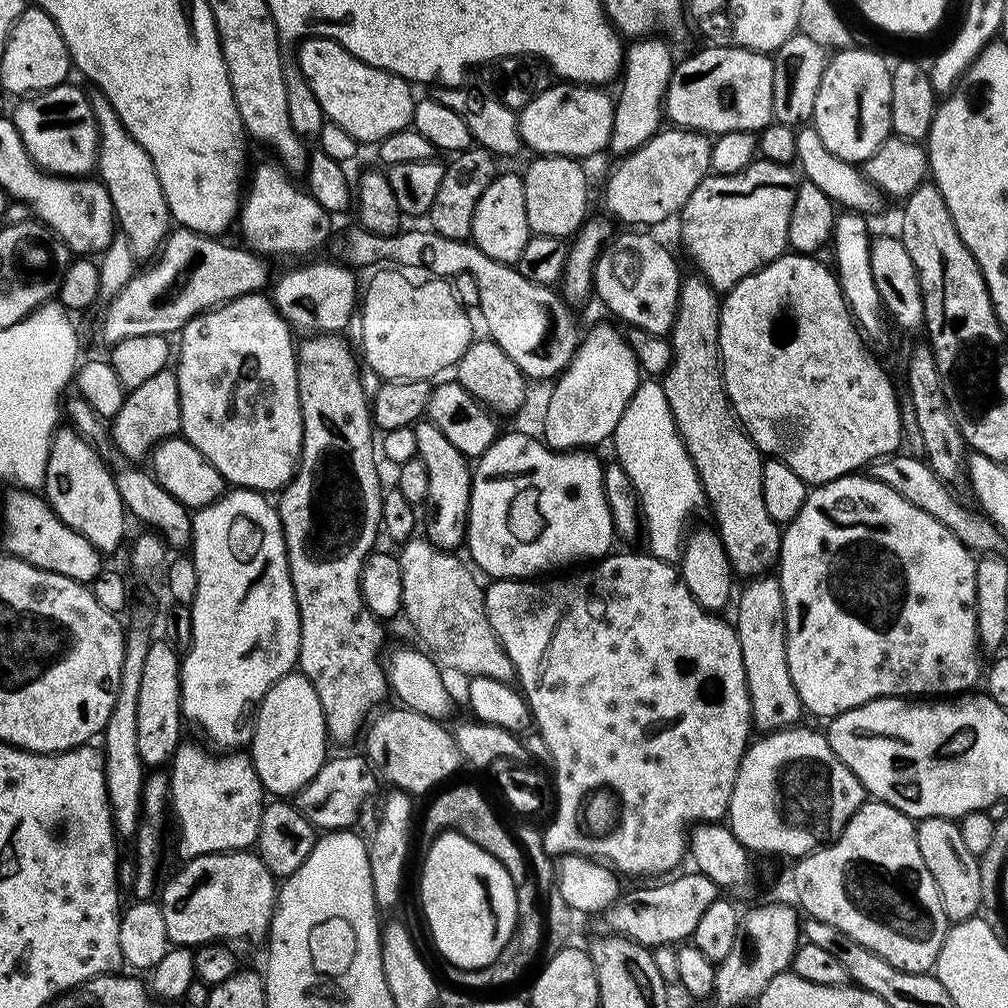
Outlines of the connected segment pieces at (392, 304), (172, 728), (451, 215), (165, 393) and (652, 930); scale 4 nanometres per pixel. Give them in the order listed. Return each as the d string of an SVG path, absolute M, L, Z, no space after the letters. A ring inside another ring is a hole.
M376 270L371 273L372 276L372 281L369 282L368 284L368 289L365 290L363 289L362 292L362 311L359 313L358 316L358 324L360 320L360 336L362 339L364 339L364 360L366 363L369 364L370 367L373 368L374 371L377 372L378 375L380 375L379 379L381 381L386 381L386 380L432 380L433 378L436 378L436 375L439 374L440 371L443 370L443 368L448 368L451 369L456 363L462 358L462 354L466 354L466 350L471 346L472 341L474 339L474 333L472 333L472 320L469 315L469 313L463 308L463 306L460 304L460 301L457 300L455 292L452 291L452 286L451 283L447 279L444 278L424 278L424 281L421 282L421 284L415 284L414 281L412 280L407 280L405 273L400 270Z
M153 642L146 654L146 662L142 673L142 687L138 693L138 754L142 762L152 770L156 770L159 764L167 765L176 748L182 742L180 736L180 724L182 725L182 713L180 711L180 666L182 660L178 653L168 643Z
M479 146L457 152L449 160L452 161L447 161L442 183L438 186L438 195L430 205L426 220L427 223L432 223L429 224L431 231L442 234L442 238L468 240L472 235L474 209L478 207L478 198L482 198L486 186L490 186L490 182L496 179L498 160L490 150Z
M165 370L154 374L142 386L131 389L122 402L122 410L111 417L110 440L114 447L126 459L140 462L162 440L171 440L180 432L182 410L178 398L178 378L175 371Z
M689 870L685 876L680 875L665 879L660 882L665 884L660 884L657 888L640 888L637 892L626 893L625 896L623 893L609 908L604 909L603 931L627 937L634 943L645 946L655 946L654 944L676 946L687 941L702 919L702 914L706 914L710 902L718 899L718 889L716 883L701 872Z

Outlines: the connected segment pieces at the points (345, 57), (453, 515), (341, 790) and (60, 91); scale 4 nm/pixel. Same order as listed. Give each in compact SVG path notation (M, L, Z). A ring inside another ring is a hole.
M325 36L303 39L297 50L297 64L325 117L342 126L361 145L379 145L390 134L398 134L398 130L411 125L417 102L417 97L412 96L413 85L392 72L354 58L338 42Z
M421 419L415 425L415 430L418 438L417 457L426 466L426 474L430 474L430 490L426 490L422 505L422 532L434 547L455 553L456 547L459 544L461 547L468 535L473 469L469 457L463 456L458 446L454 446L454 442L450 442L450 438L446 438L446 434L442 434L442 430L438 430L431 420Z
M363 755L334 756L325 759L318 774L314 774L314 778L310 778L310 782L302 786L302 790L294 797L299 812L312 823L313 828L325 833L351 829L352 823L359 818L364 803L371 798L376 780L378 784L377 773Z
M65 82L47 88L44 92L37 92L21 99L20 104L10 115L11 127L16 129L17 136L22 138L30 158L39 168L50 172L54 176L65 178L84 178L89 175L88 171L96 168L96 151L100 149L100 130L96 126L96 119L92 113L92 101L89 93L84 93L78 85L73 82Z

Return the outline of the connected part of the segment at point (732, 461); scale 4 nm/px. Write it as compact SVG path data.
M699 274L685 275L680 281L678 310L670 333L672 361L662 377L666 402L676 423L678 434L690 454L704 488L707 507L712 507L714 527L720 533L720 541L732 563L737 577L759 578L777 567L780 559L781 525L770 518L766 501L762 499L762 466L765 457L752 441L736 414L724 388L724 369L720 359L720 306L721 297Z

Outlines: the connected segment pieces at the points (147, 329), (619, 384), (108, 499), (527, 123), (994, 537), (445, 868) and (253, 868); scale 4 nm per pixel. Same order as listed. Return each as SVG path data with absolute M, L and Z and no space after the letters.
M177 227L169 231L168 237L160 245L160 250L151 263L141 267L130 278L130 282L122 286L120 293L107 301L108 309L100 320L100 336L105 340L105 345L111 346L126 338L134 338L138 334L168 336L179 333L180 329L186 326L186 322L193 320L198 313L207 312L209 308L217 308L218 305L230 302L239 296L248 296L251 292L267 289L270 284L269 261L243 246L235 248L234 245L223 244L222 241L223 239L204 236L189 228Z
M612 324L594 325L589 332L583 333L574 358L564 367L563 372L555 377L551 385L552 393L549 394L548 405L544 408L543 443L557 452L595 449L595 444L607 441L616 431L618 418L622 418L622 410L626 410L630 398L634 398L634 390L638 390L641 379L640 363L627 335L623 331L620 333Z
M71 426L57 427L52 437L42 492L56 517L86 537L101 554L119 550L126 521L122 494L118 494L112 469L104 457Z
M556 82L556 85L548 87L546 90L540 91L533 95L531 102L527 104L524 108L519 111L517 115L517 120L519 122L519 136L521 143L526 147L530 148L537 155L546 155L546 156L566 156L572 159L579 160L587 160L586 158L600 152L605 151L608 148L608 142L610 138L610 134L613 130L613 106L615 101L613 97L609 94L609 96L605 93L607 92L605 89L595 85L587 85L587 84L574 84L571 82Z
M900 455L882 456L878 460L873 460L870 465L872 479L882 482L886 486L890 486L890 490L902 494L902 498L906 498L906 502L918 506L918 510L926 510L926 514L938 518L938 522L942 522L942 526L949 528L967 548L980 554L992 554L999 549L996 547L1002 543L1000 531L988 519L975 511L972 513L970 509L963 508L952 497L953 489L940 481L919 455L917 455L918 457Z
M449 830L431 841L424 869L420 872L420 904L432 931L436 948L454 968L481 968L492 964L506 946L510 934L516 929L516 884L506 874L502 862L495 860L482 846L470 842L461 832Z
M241 850L238 852L215 852L209 856L194 856L187 861L185 868L180 868L168 880L164 889L159 889L158 903L162 916L165 919L166 934L169 941L176 946L201 946L213 945L217 942L233 942L232 940L260 940L263 941L268 935L268 927L272 925L272 913L276 911L276 898L278 895L278 880L271 870L262 862L262 858L255 851Z

